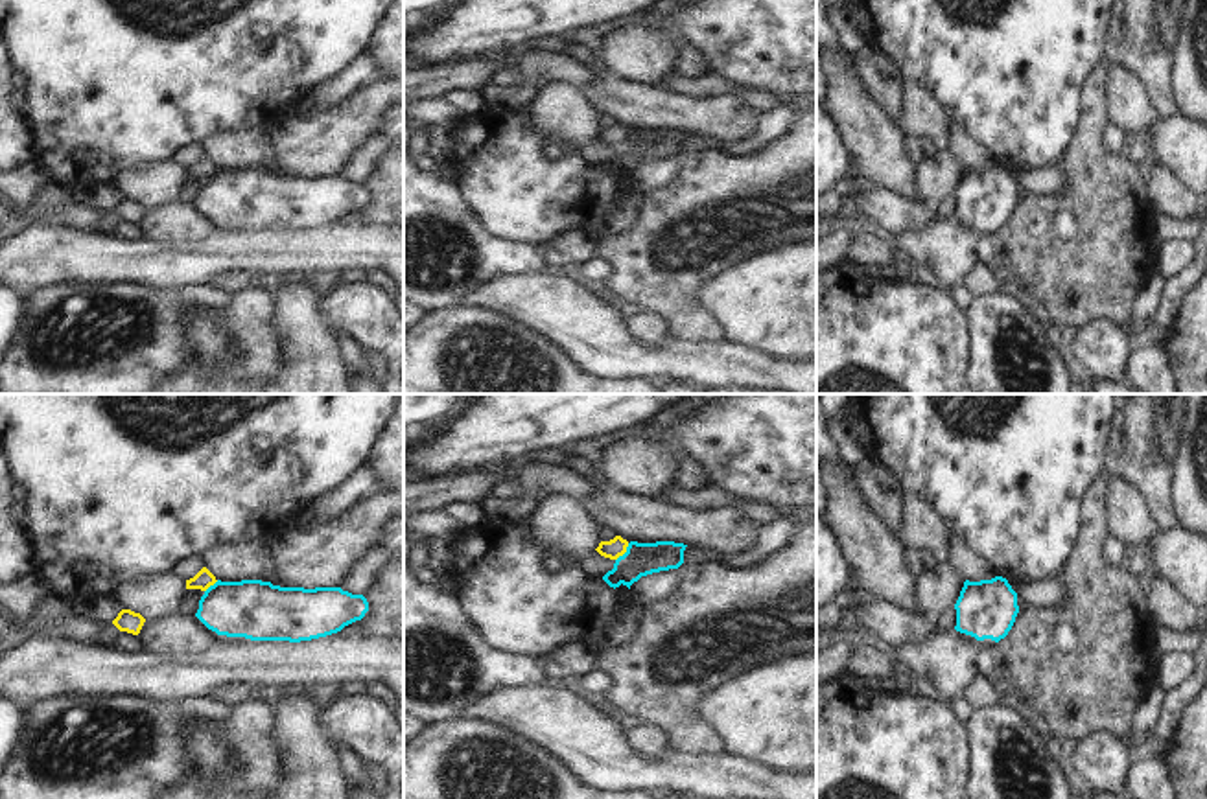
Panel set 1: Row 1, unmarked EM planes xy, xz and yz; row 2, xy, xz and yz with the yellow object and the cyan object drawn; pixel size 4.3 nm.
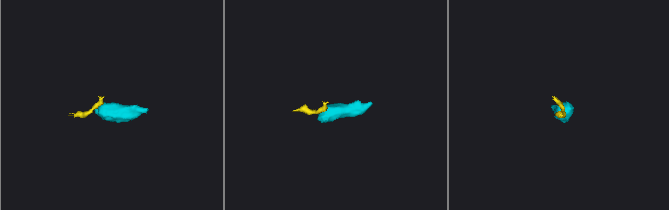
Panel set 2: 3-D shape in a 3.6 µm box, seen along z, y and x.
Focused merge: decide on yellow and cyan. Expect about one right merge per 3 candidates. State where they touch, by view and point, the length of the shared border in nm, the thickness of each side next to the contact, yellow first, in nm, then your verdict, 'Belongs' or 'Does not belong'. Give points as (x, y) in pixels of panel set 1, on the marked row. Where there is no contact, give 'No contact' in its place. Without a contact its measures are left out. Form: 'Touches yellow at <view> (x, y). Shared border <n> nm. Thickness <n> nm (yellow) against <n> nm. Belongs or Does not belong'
Touches yellow at xz (623, 553). Shared border 100 nm. Thickness 90 nm (yellow) against 140 nm. Does not belong.

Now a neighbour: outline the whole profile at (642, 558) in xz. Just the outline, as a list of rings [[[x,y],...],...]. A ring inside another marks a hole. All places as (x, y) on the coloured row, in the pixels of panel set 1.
[[[630,541],[627,552],[615,560],[614,569],[603,580],[614,589],[621,584],[630,589],[641,576],[678,569],[684,563],[686,547],[674,541]]]

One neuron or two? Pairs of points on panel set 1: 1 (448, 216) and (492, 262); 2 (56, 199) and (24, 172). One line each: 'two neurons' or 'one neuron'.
1: one neuron
2: two neurons

